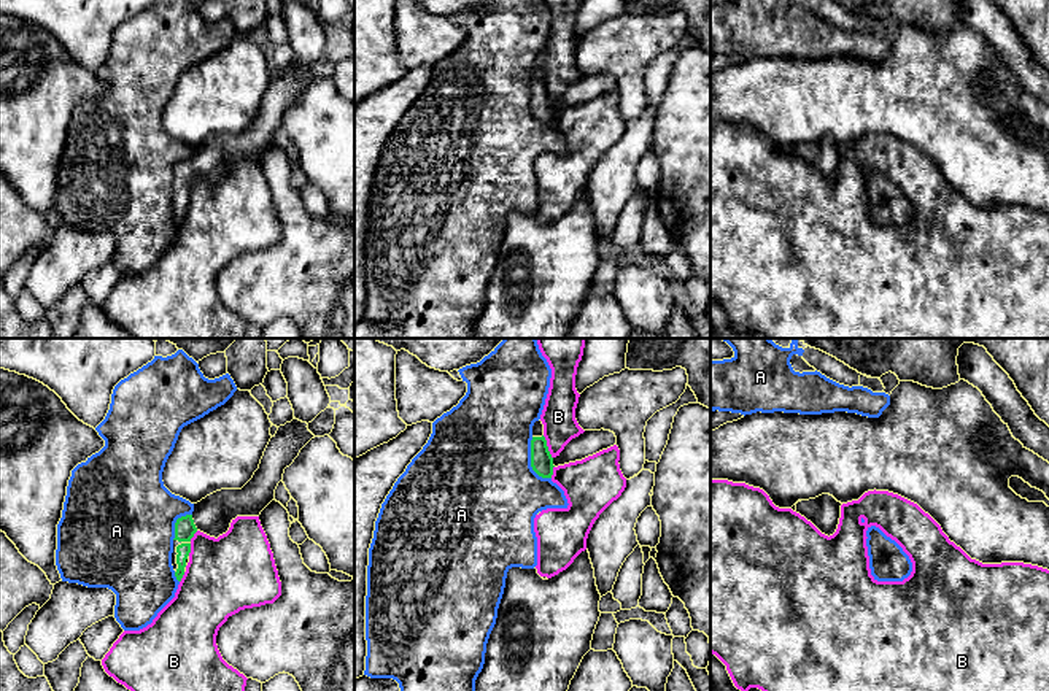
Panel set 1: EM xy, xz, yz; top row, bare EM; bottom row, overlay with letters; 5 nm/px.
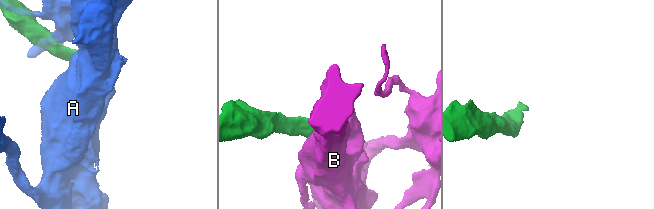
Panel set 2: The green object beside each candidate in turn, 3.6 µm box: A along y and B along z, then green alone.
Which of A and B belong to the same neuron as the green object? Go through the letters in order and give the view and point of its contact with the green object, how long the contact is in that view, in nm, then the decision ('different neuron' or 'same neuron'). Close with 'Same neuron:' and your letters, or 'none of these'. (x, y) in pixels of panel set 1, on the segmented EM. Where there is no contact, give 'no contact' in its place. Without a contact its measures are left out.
A: contact xz (531, 463); length 240 nm; different neuron
B: contact xz (547, 447); length 130 nm; different neuron
Same neuron: none of these

